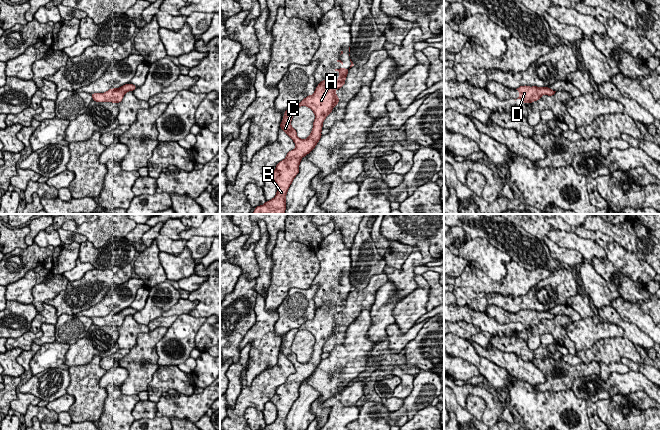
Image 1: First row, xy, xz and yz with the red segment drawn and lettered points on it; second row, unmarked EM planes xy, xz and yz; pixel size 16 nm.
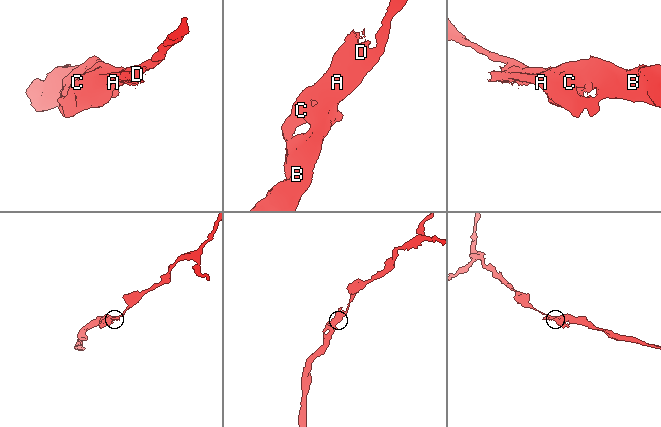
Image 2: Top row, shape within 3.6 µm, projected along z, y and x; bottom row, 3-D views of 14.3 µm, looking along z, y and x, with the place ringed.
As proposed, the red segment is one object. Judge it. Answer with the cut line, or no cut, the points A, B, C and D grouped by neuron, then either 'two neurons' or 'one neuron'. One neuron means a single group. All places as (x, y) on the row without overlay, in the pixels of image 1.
cut none; groups A B C D; one neuron

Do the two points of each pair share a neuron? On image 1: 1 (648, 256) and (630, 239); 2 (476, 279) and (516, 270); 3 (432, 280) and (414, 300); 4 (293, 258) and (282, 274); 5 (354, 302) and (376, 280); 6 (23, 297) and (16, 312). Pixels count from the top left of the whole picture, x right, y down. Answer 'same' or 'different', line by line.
1: same
2: same
3: different
4: same
5: same
6: different

